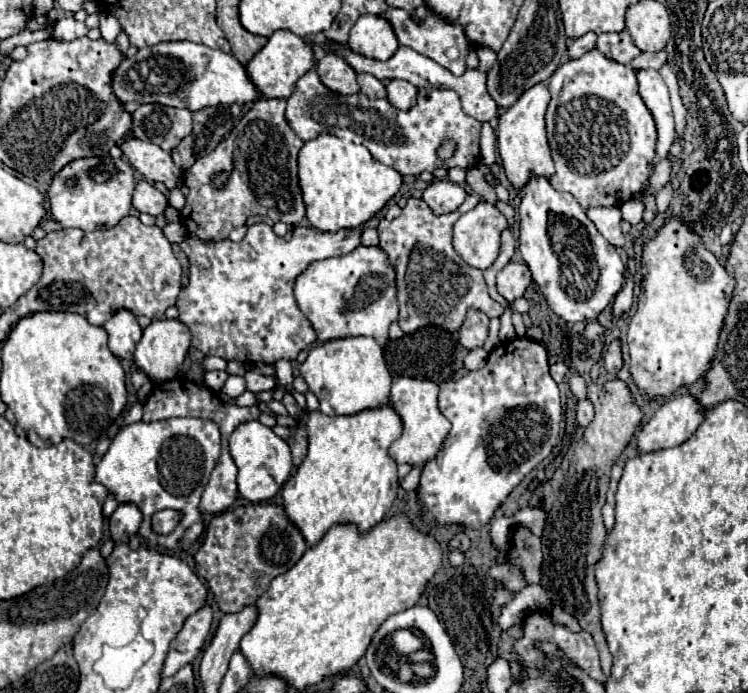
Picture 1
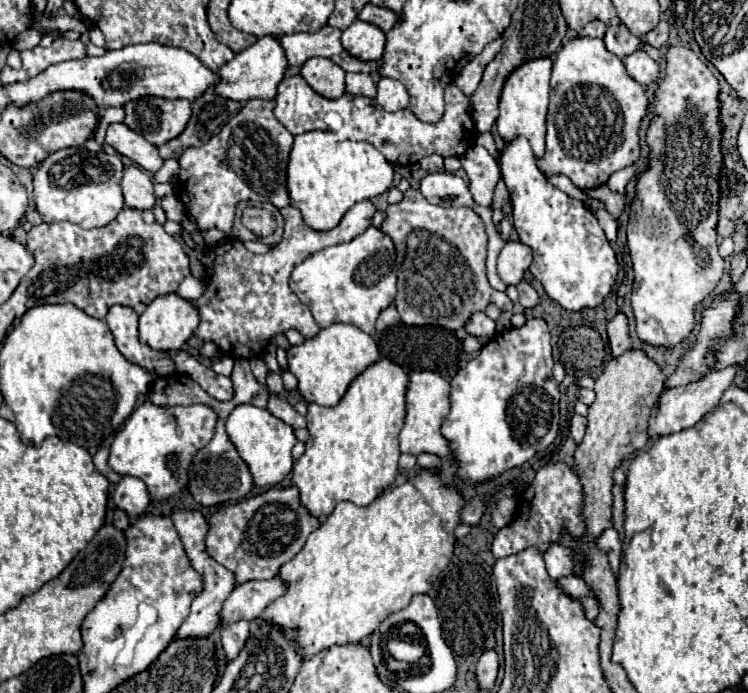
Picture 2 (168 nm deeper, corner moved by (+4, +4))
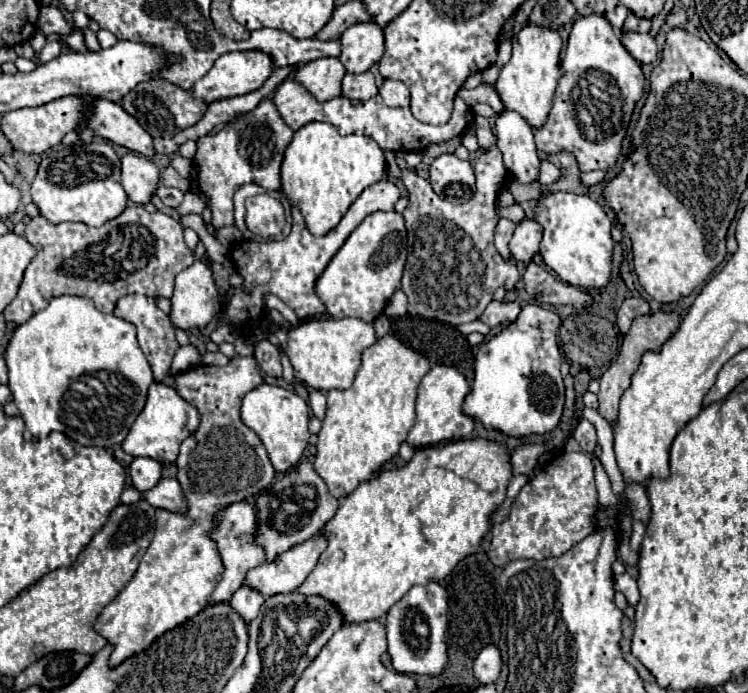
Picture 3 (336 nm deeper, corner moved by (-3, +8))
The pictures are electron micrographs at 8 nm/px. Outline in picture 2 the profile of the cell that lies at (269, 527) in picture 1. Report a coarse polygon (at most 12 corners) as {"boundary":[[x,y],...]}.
{"boundary":[[296,486],[228,504],[206,548],[238,584],[270,580],[320,520]]}

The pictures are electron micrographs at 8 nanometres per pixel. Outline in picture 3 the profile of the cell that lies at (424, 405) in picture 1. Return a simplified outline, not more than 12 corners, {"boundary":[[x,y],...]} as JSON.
{"boundary":[[433,366],[419,384],[413,448],[471,438],[469,384]]}

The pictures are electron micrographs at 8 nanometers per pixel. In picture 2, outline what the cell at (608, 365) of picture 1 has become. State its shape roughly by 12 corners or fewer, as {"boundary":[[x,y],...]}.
{"boundary":[[618,312],[608,322],[612,356],[632,346],[628,318]]}

